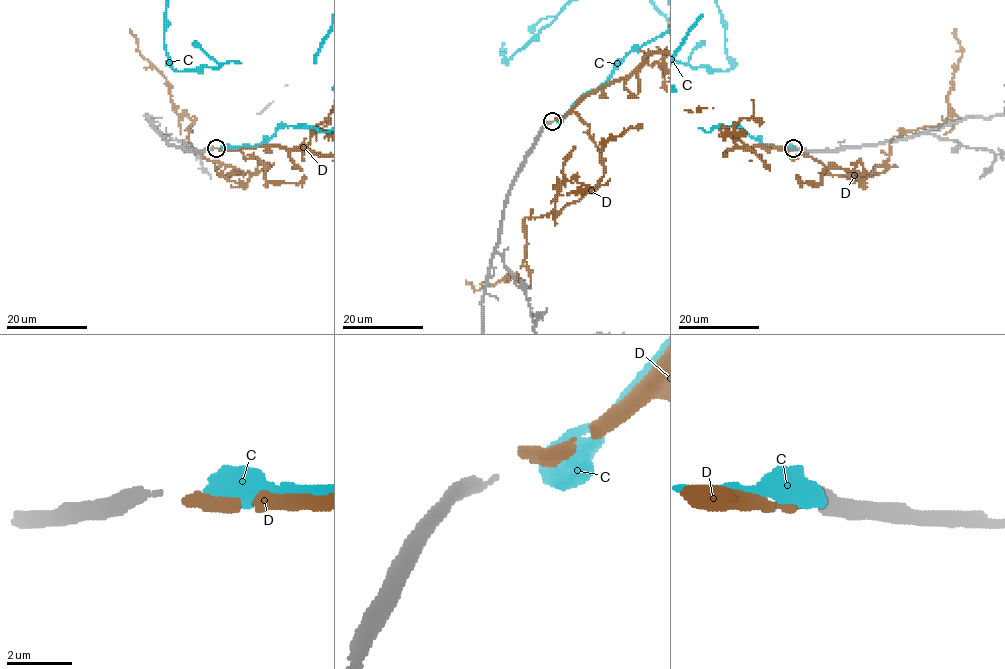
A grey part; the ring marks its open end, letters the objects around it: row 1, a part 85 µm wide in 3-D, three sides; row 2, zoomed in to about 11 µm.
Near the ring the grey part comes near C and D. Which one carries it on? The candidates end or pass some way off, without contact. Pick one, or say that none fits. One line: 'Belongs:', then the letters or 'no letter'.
Belongs: D

